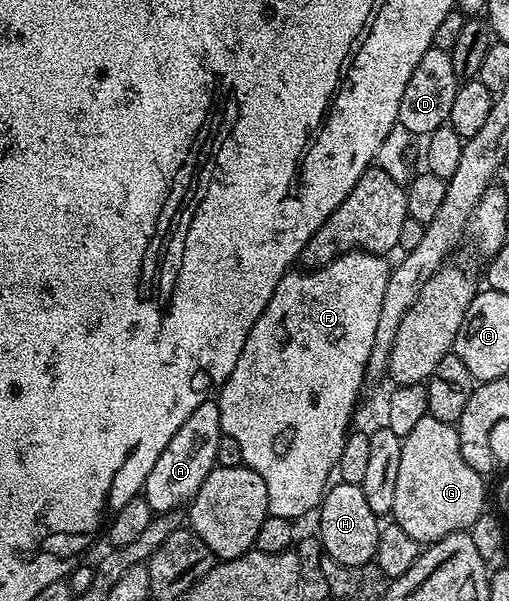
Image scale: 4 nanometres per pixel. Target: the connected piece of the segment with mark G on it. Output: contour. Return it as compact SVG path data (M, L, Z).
M424 417L401 442L403 455L399 455L399 476L395 482L395 503L392 520L411 539L428 547L434 541L452 533L468 531L486 512L486 478L475 471L475 467L463 459L459 451L459 435L456 424Z

